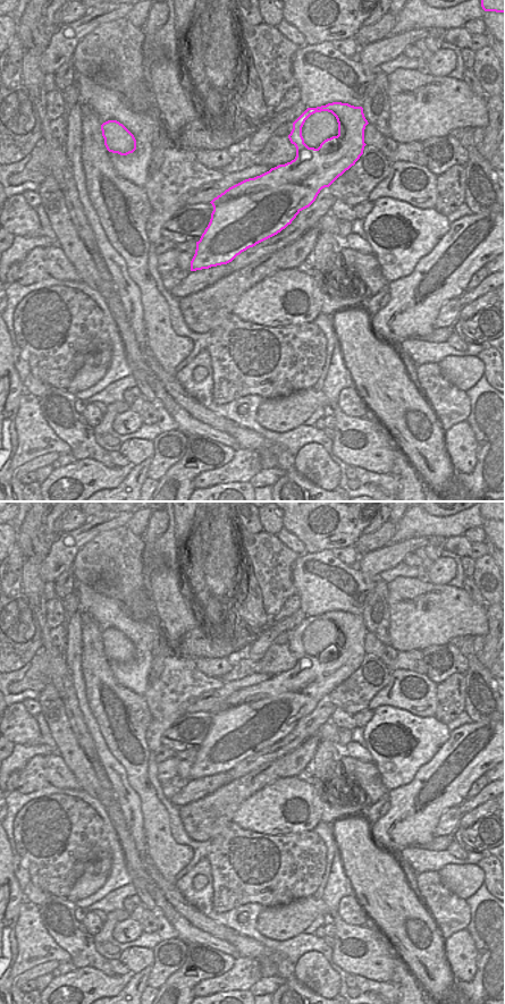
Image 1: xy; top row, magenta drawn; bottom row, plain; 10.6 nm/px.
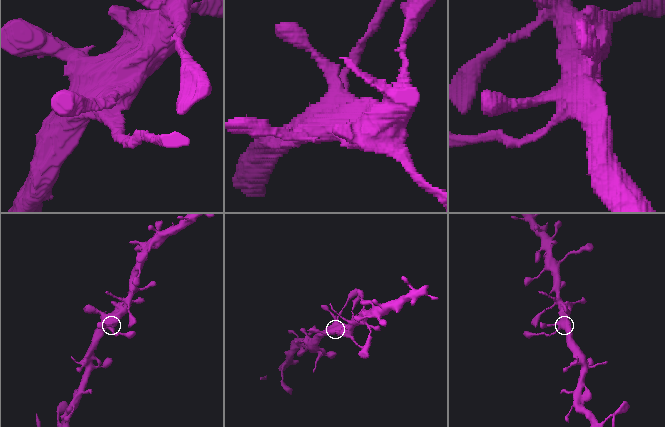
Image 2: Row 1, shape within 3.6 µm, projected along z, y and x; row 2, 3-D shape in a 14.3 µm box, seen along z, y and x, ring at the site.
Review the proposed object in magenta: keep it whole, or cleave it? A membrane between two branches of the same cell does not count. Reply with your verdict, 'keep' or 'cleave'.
keep

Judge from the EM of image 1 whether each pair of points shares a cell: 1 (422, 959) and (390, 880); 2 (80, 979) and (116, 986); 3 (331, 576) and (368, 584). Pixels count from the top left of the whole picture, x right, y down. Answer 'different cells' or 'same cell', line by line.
1: same cell
2: same cell
3: same cell

